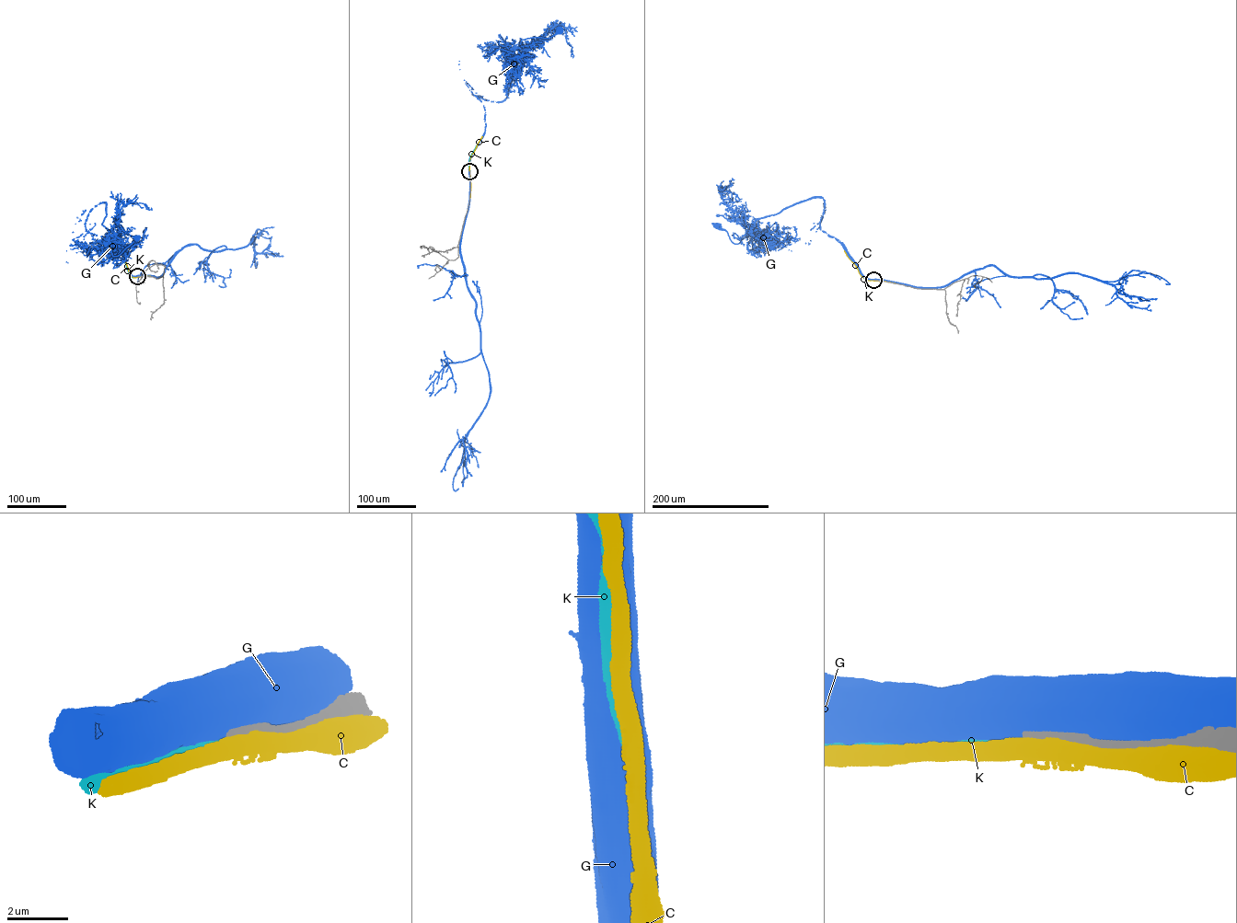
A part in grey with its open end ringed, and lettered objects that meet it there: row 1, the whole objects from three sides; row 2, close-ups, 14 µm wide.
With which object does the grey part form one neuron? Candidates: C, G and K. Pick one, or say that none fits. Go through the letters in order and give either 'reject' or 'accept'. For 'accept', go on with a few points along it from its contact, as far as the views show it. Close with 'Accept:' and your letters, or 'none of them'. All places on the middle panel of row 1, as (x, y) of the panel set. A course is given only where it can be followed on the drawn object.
C: reject
G: reject
K: reject
Accept: none of them

